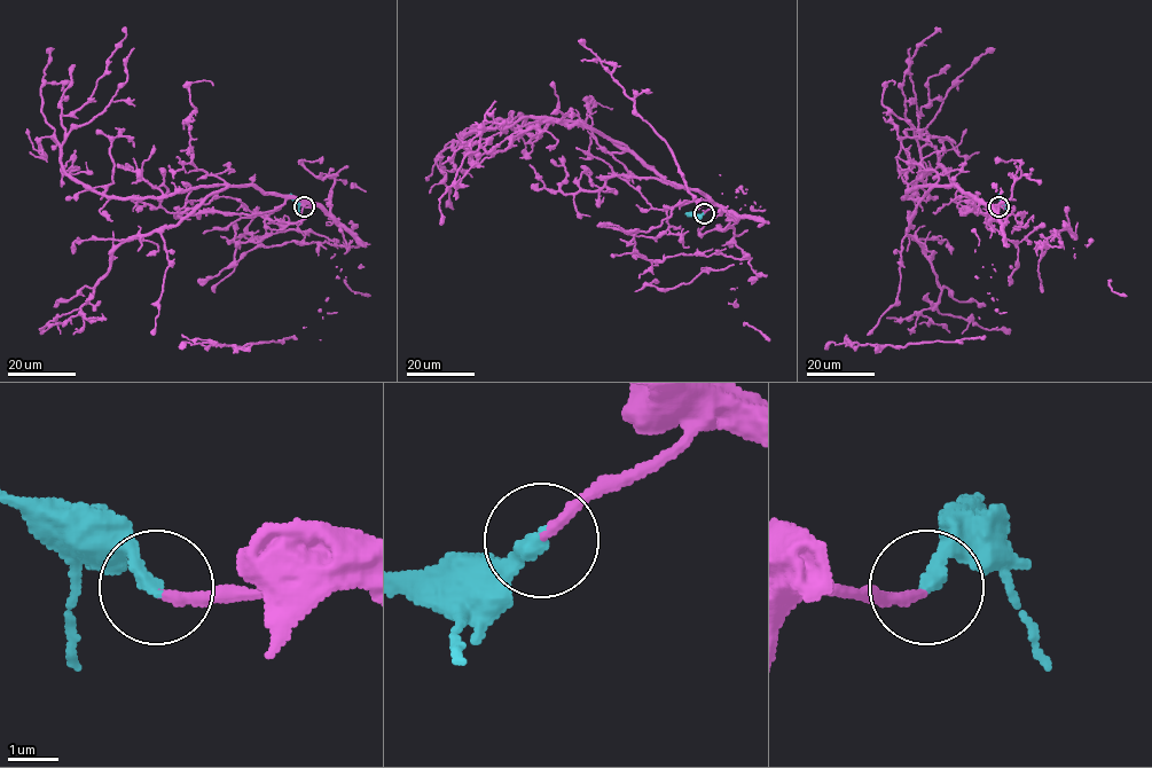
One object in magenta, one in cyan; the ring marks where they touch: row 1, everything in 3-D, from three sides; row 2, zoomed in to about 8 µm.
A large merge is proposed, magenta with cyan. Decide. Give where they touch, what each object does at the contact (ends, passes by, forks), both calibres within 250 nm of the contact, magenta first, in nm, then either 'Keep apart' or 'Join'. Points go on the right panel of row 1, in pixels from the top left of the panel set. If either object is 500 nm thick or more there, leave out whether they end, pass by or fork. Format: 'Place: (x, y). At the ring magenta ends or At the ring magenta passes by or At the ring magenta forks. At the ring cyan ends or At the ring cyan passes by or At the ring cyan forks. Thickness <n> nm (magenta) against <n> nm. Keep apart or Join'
Place: (998, 206). At the ring magenta ends. At the ring cyan ends. Thickness 190 nm (magenta) against 300 nm. Join

